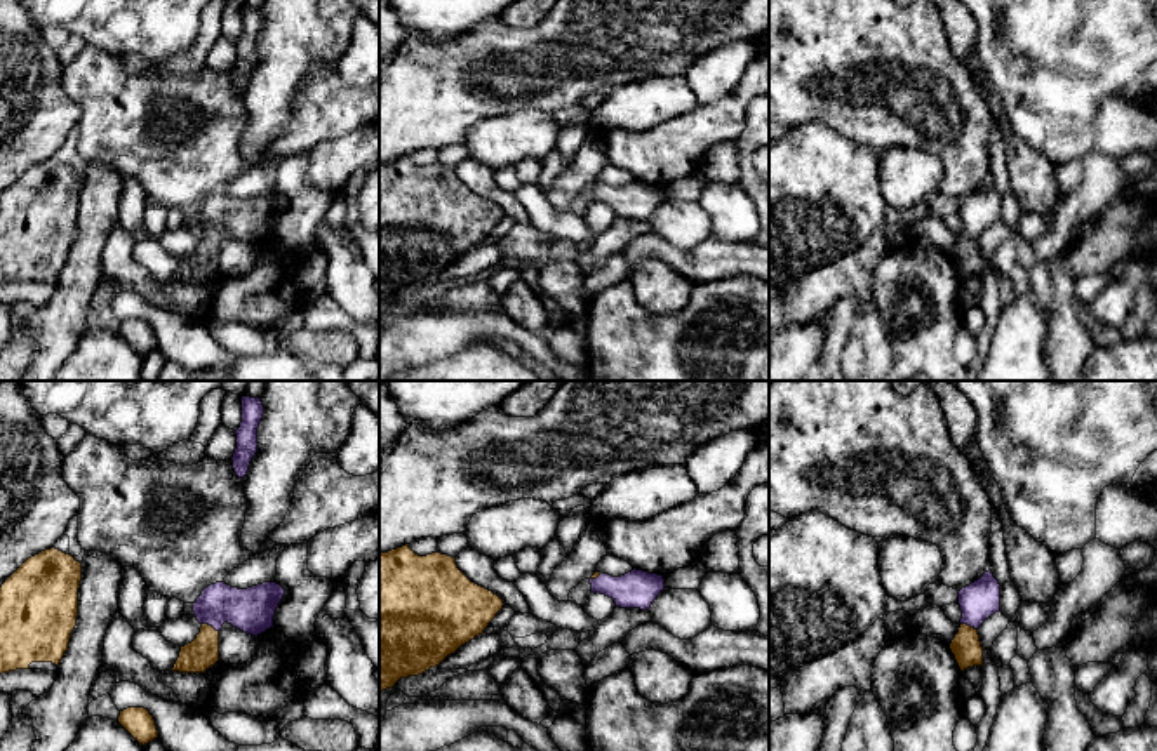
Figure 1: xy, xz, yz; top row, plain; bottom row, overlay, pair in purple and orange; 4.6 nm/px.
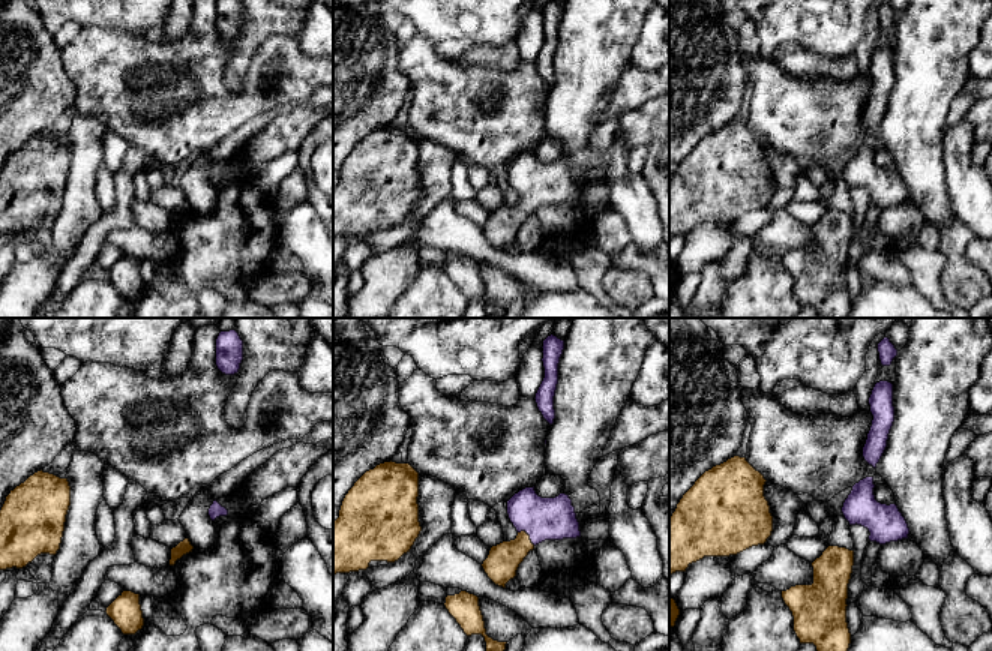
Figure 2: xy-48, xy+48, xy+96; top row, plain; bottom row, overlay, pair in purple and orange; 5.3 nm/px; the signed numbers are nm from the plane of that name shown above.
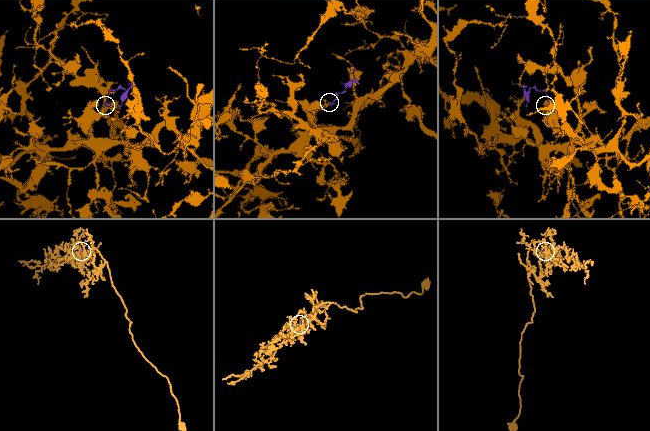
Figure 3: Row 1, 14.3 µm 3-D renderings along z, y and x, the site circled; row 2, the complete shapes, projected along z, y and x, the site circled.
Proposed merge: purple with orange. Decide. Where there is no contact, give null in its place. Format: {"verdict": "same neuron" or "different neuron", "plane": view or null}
{"verdict": "same neuron", "plane": "xy"}

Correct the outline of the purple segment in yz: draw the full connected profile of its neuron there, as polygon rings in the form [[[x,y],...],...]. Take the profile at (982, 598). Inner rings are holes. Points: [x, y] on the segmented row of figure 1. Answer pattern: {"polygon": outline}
{"polygon": [[[992,570],[959,591],[962,610],[960,628],[950,643],[950,650],[960,671],[983,666],[983,647],[978,628],[995,612],[1000,612],[1000,584]]]}

